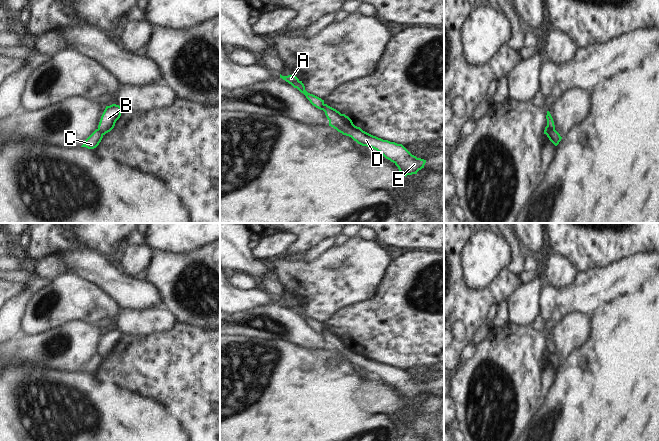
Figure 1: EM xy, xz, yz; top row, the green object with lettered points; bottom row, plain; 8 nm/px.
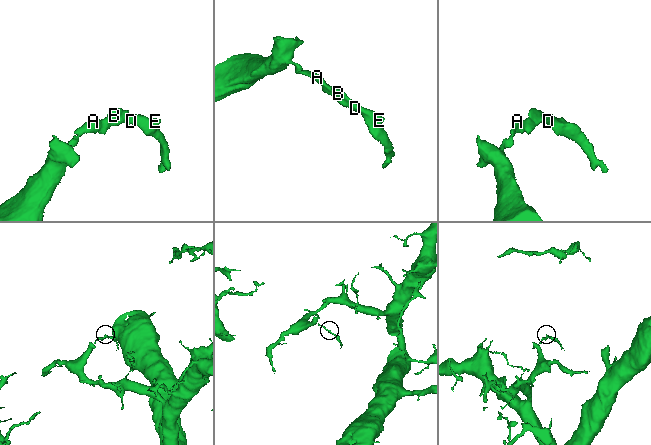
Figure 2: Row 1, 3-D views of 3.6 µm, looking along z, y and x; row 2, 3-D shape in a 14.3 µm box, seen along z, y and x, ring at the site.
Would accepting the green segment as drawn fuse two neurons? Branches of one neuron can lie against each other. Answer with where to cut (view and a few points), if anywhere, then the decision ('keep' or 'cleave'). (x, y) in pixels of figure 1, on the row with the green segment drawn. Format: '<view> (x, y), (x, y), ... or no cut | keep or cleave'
yz (546, 126), (554, 129) | cleave

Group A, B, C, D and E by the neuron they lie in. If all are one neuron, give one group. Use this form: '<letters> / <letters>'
A C / B D E

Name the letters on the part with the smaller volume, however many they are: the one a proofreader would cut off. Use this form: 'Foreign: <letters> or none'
Foreign: B, D, E

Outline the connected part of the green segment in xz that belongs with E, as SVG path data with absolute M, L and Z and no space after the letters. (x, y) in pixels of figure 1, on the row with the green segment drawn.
M323 104L323 111L329 120L329 126L343 135L351 137L358 144L380 152L386 159L393 162L405 177L417 174L424 168L426 160L412 155L402 144L383 140L363 131L360 127L355 126L348 116L327 104Z

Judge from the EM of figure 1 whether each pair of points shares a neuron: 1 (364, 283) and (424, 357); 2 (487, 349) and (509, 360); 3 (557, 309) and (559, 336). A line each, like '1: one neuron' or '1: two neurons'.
1: two neurons
2: one neuron
3: two neurons

